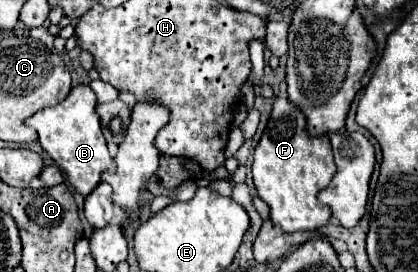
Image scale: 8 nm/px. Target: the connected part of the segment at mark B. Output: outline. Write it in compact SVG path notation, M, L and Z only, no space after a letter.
M74 87L70 95L64 99L64 103L34 113L26 119L26 125L36 129L42 149L66 173L66 179L80 195L88 197L98 187L102 173L114 173L116 163L106 149L106 141L100 131L100 119L96 115L96 95L90 87Z

